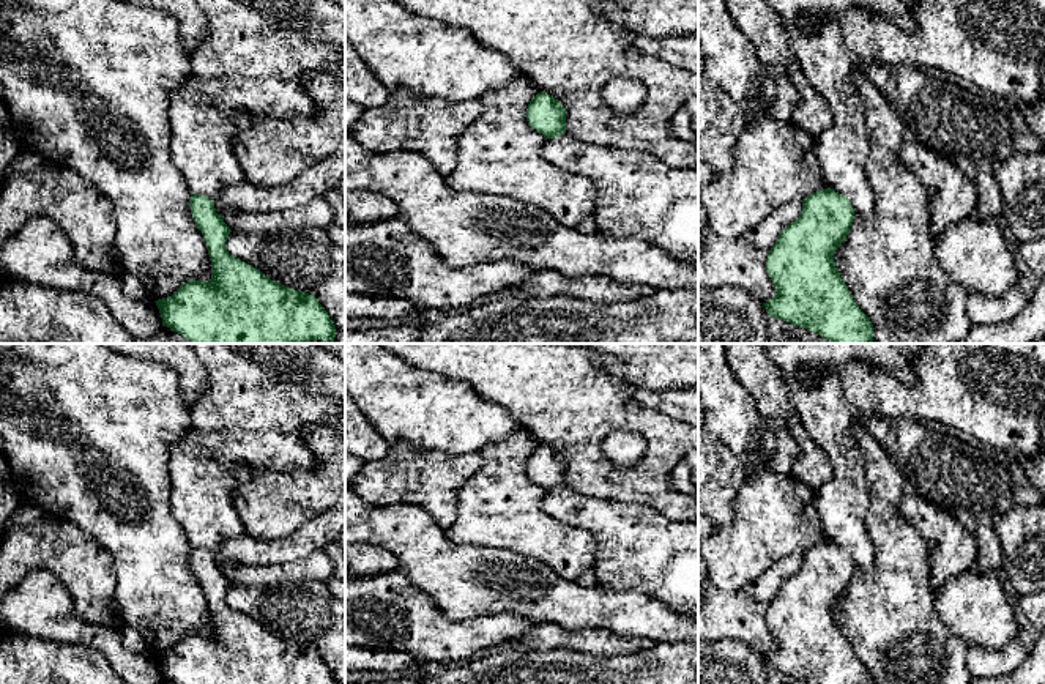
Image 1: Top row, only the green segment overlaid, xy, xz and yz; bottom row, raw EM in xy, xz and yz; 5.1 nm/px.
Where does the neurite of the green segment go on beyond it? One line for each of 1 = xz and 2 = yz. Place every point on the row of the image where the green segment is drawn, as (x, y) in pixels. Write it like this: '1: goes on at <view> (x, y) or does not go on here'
1: does not go on here
2: does not go on here

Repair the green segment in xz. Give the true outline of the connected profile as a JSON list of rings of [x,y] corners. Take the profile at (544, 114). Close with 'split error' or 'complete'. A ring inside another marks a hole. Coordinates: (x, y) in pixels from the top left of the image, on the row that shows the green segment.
[[[537,93],[526,109],[528,125],[545,139],[555,139],[566,132],[566,109],[549,93]]]; complete

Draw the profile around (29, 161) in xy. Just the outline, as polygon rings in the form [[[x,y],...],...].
[[[24,145],[20,156],[13,159],[13,162],[6,172],[6,177],[14,175],[14,173],[22,173],[22,172],[33,172],[41,164],[49,164],[60,170],[66,170],[61,164],[55,164],[55,162],[49,161],[49,159],[43,158],[39,153],[32,151],[28,147]]]

